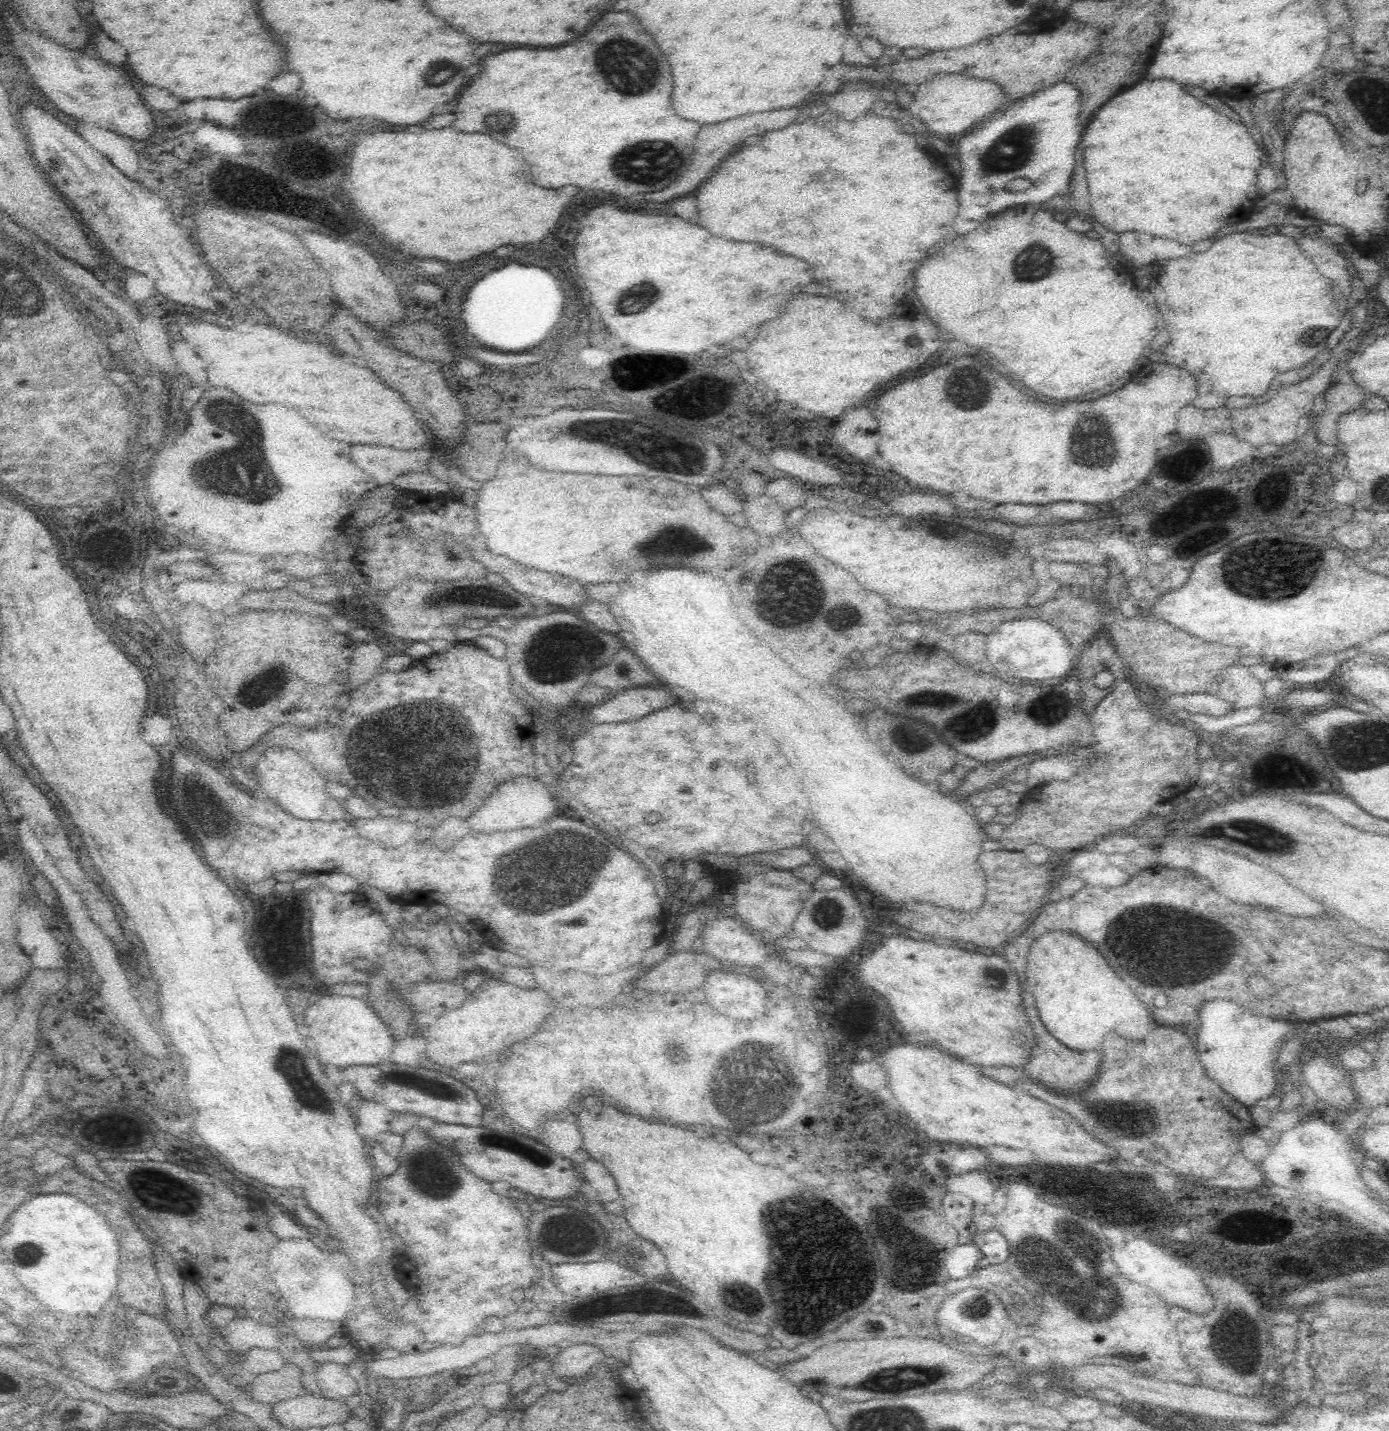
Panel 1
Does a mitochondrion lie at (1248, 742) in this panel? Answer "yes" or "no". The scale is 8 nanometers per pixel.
yes

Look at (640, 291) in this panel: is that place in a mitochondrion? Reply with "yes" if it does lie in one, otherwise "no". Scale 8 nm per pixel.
yes

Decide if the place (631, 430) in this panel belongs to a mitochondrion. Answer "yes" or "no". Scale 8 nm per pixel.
yes

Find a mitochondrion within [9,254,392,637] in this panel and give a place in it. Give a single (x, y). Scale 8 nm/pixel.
(235, 473)

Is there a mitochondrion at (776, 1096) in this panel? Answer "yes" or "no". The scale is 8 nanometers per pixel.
yes

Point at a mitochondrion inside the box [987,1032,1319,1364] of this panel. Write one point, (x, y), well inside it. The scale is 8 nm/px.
(1049, 1251)

